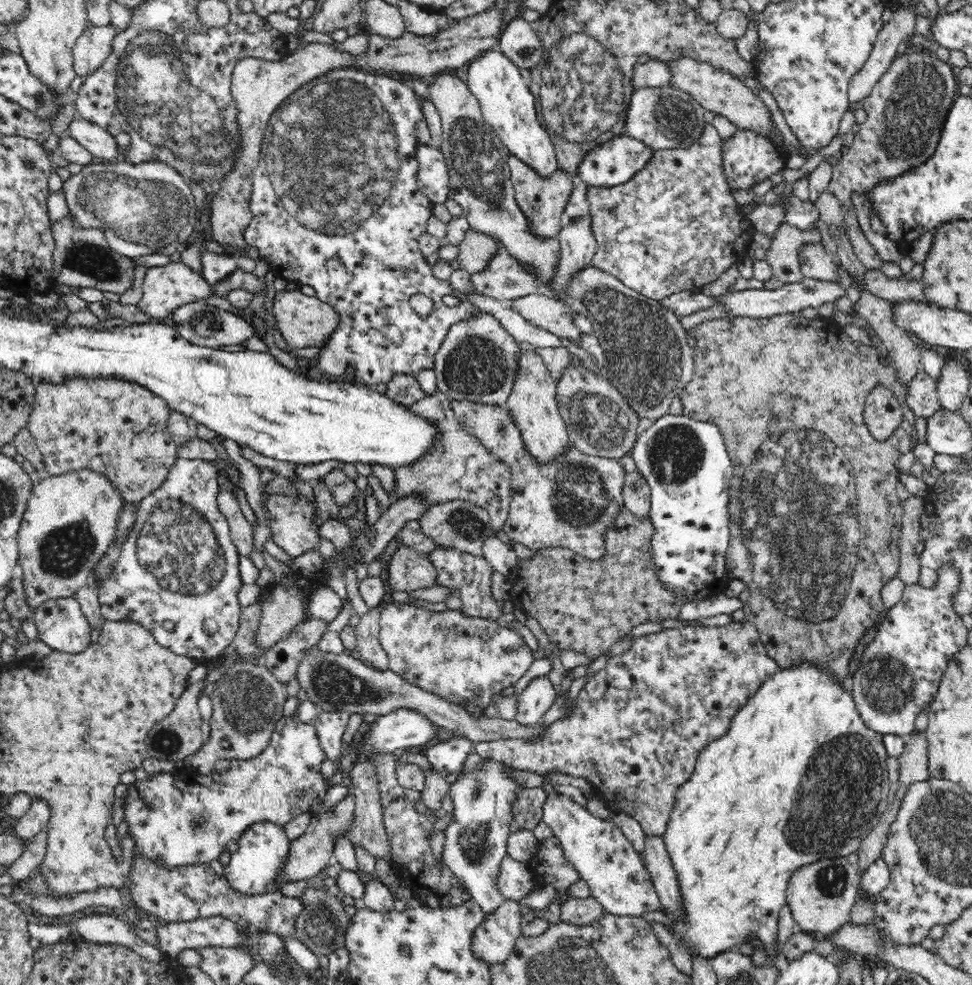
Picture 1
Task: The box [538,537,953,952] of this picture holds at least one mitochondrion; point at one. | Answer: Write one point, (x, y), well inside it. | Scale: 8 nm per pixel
(836, 799)

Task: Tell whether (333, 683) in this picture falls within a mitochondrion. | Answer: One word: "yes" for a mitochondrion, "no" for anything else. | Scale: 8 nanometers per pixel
yes

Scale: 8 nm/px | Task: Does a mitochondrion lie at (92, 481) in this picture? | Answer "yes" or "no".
no

